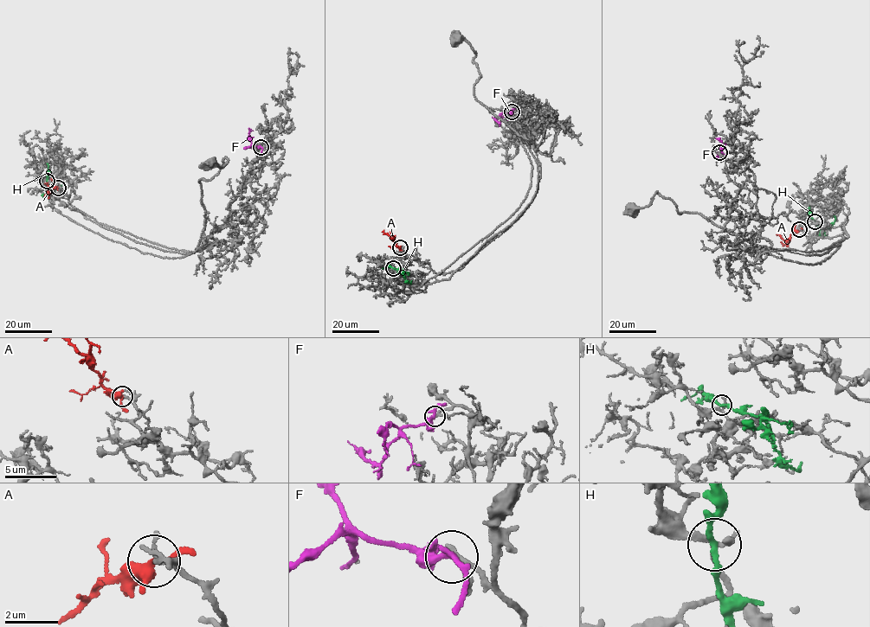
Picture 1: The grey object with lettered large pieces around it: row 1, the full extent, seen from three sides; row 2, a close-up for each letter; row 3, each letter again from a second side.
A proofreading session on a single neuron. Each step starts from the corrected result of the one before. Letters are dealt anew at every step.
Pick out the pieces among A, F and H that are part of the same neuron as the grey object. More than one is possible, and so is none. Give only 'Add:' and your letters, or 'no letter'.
Add: A

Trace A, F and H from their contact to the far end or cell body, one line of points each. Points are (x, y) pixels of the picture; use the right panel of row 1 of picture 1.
A: (799, 229), (786, 240), (776, 234)
F: (719, 152), (724, 146), (715, 138)
H: (814, 222), (823, 229), (834, 221), (834, 217)

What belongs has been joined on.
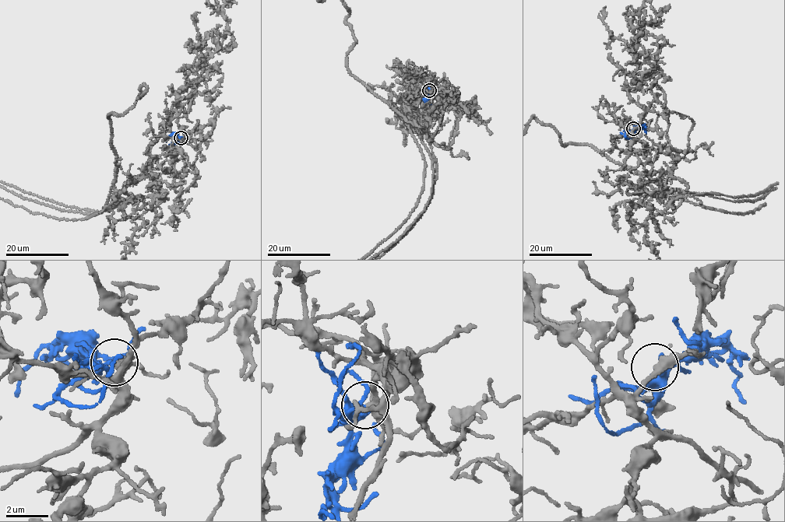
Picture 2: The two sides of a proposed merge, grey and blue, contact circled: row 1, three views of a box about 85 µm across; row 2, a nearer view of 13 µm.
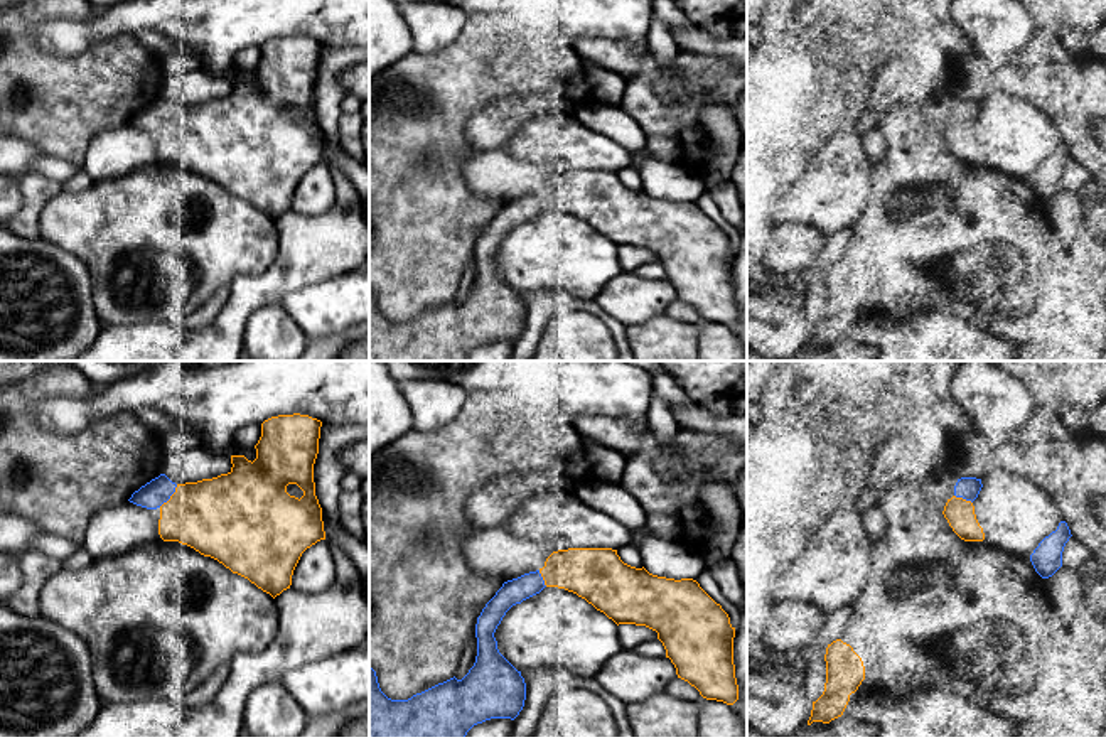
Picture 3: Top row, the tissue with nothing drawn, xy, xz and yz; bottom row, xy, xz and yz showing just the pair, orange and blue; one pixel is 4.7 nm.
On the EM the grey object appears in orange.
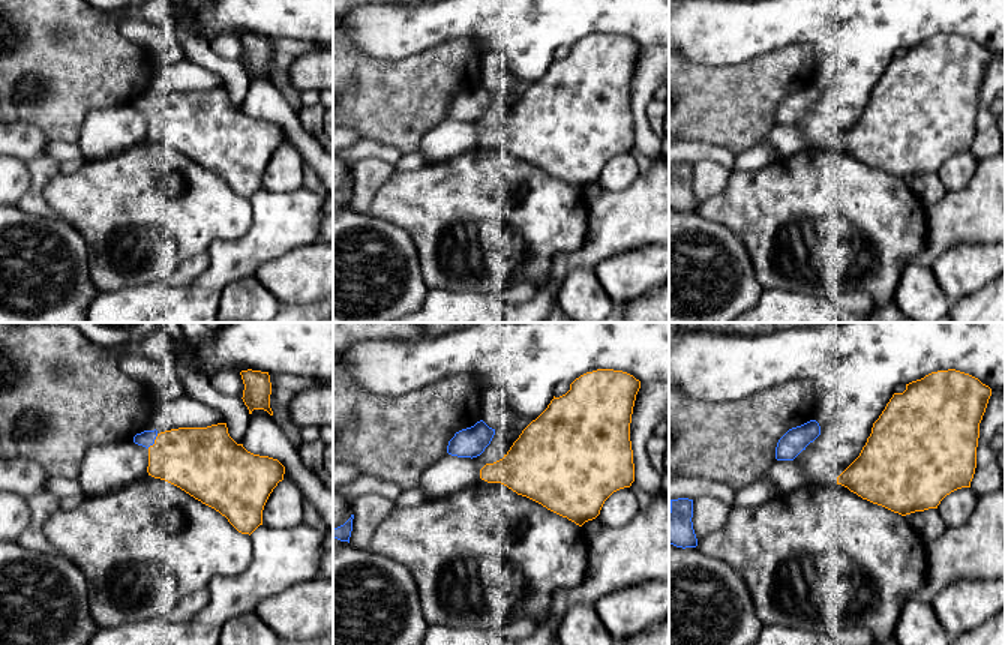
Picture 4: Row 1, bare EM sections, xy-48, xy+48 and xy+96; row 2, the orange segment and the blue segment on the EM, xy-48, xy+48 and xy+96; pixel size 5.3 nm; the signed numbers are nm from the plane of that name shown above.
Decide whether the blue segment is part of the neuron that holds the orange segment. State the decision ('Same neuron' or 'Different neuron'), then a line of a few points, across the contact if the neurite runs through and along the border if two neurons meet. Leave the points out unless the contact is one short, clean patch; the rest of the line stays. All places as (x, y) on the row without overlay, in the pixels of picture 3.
Same neuron

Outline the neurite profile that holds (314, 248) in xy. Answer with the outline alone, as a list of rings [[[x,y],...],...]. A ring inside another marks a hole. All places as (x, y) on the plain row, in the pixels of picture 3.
[[[361,199],[354,209],[334,204],[320,214],[290,209],[275,224],[280,236],[275,261],[260,275],[234,277],[229,299],[209,327],[185,331],[169,322],[103,325],[93,346],[72,361],[239,361],[246,322],[255,310],[282,304],[288,293],[303,287],[369,268],[369,207]]]

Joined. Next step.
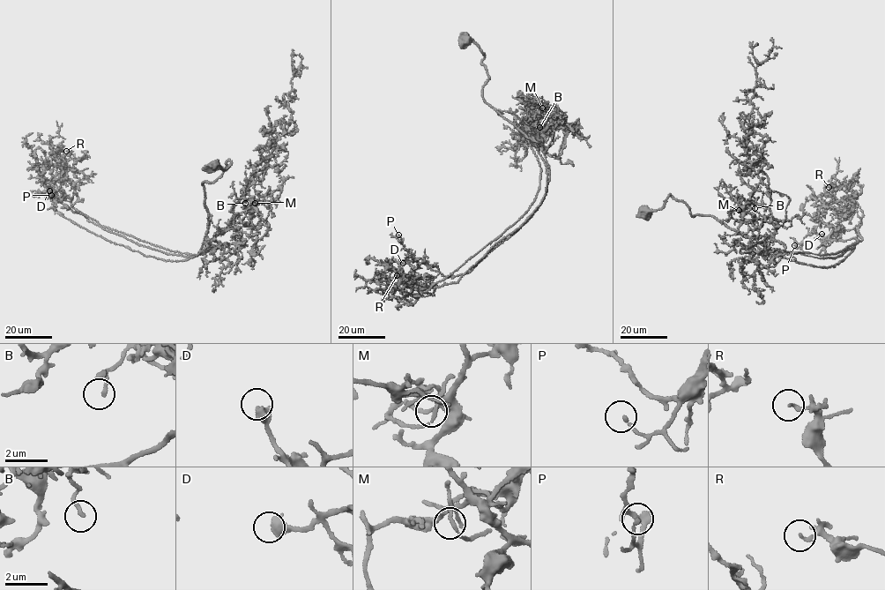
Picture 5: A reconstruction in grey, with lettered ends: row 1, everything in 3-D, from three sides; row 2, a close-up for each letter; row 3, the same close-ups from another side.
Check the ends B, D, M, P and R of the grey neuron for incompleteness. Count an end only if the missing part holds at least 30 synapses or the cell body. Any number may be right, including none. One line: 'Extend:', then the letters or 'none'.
Extend: D, R

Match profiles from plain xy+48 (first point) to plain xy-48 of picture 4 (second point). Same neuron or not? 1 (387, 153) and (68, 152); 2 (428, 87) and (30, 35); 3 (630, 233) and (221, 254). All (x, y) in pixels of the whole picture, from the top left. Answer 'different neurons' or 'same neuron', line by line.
1: same neuron
2: same neuron
3: same neuron

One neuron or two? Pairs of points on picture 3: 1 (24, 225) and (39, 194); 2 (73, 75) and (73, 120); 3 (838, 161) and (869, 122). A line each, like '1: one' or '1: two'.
1: one
2: one
3: two

